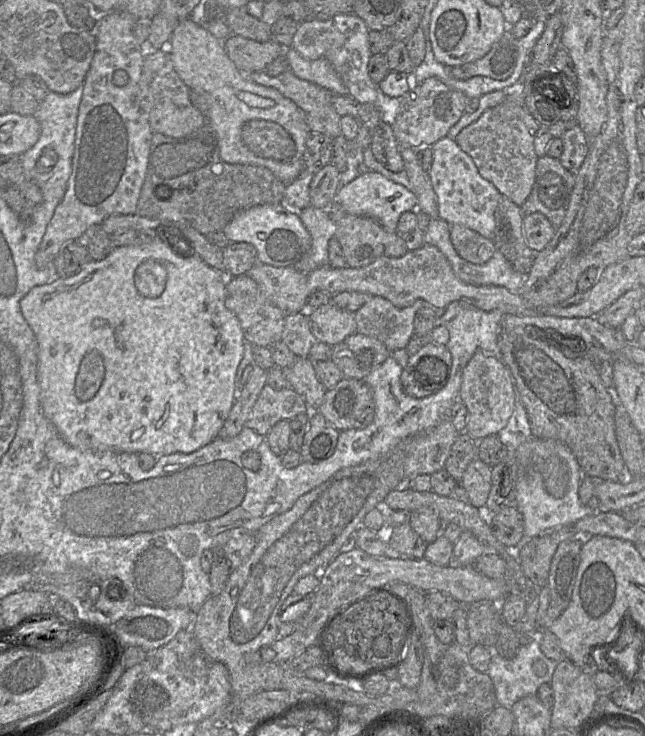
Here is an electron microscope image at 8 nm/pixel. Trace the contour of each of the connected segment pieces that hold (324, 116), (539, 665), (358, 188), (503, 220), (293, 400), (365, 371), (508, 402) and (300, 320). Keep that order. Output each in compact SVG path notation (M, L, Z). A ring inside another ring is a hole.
M291 70L277 76L264 71L245 73L245 77L258 85L277 90L293 101L305 113L310 132L319 132L333 139L342 135L341 116L331 104L331 91L296 77Z
M539 637L526 646L520 646L513 659L504 659L493 653L486 673L493 682L497 705L511 708L520 699L536 695L542 684L551 682L557 665L557 661L547 658L541 651Z
M374 171L365 172L340 187L334 202L340 204L347 214L374 219L389 232L397 232L398 220L403 212L417 209L417 197L411 190Z
M502 196L495 210L493 241L512 267L526 276L533 265L535 252L525 241L523 219L520 206Z
M266 384L261 390L245 426L265 436L280 420L291 420L311 408L293 388L275 389Z
M354 332L343 341L332 346L330 359L341 370L344 378L363 380L389 356L391 356L391 352L380 340Z
M477 351L463 370L459 399L467 408L465 432L473 439L502 434L514 414L516 393L508 367L494 353Z
M306 312L286 315L282 341L298 357L307 358L311 347L318 342L310 330Z

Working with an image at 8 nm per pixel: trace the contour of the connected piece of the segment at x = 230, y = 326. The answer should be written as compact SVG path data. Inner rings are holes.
M153 238L149 243L142 245L126 245L114 247L107 257L101 260L90 260L82 270L74 276L67 278L58 278L51 284L43 284L34 286L20 301L20 309L25 320L32 329L38 344L38 366L37 376L40 385L40 400L45 416L54 424L60 436L71 446L92 451L114 450L117 452L126 453L150 453L156 456L163 456L175 452L191 453L194 452L208 443L215 440L225 420L233 406L237 396L237 388L235 385L235 377L238 365L244 355L244 332L241 327L240 321L236 314L225 306L225 288L227 276L224 272L212 268L204 262L197 254L190 252L187 256L180 255L175 252L171 246L165 243L160 238Z

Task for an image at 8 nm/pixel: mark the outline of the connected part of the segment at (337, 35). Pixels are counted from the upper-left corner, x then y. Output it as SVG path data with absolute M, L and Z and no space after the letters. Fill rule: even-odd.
M354 13L336 15L325 21L303 21L293 36L292 48L306 59L327 59L347 87L349 96L359 103L375 105L379 102L380 90L368 74L368 61L372 55L369 31L365 22Z

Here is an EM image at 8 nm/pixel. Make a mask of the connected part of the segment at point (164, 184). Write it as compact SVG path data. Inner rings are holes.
M206 122L182 138L153 133L136 214L149 219L184 222L207 235L222 231L242 210L256 205L280 203L285 188L286 184L268 168L230 164L222 160L217 134Z

